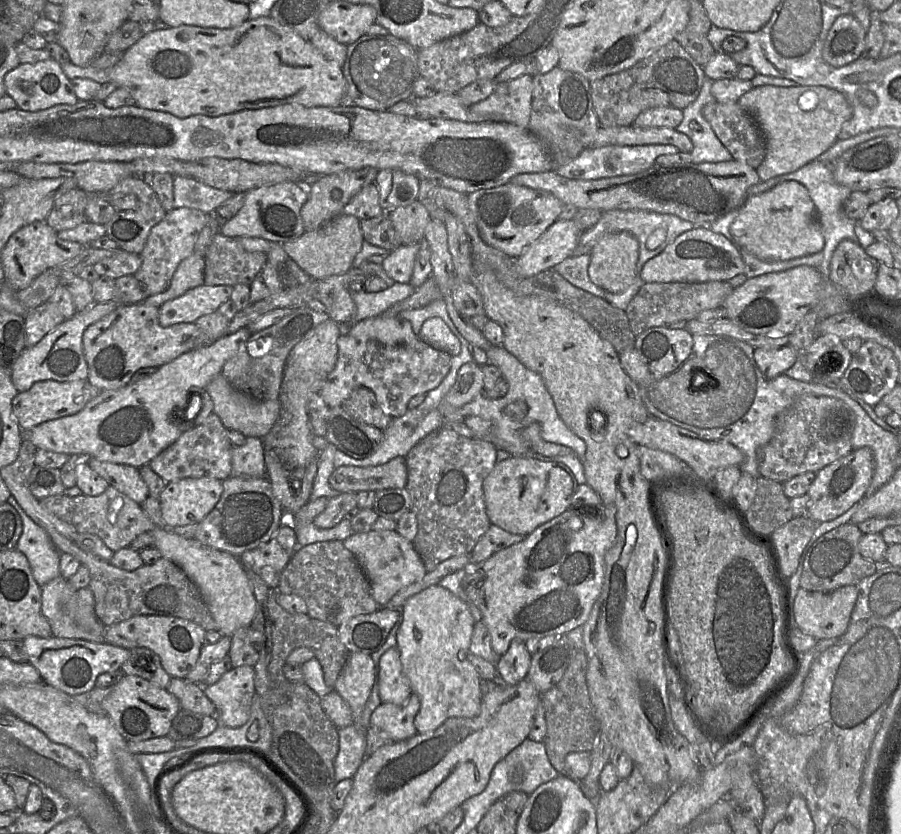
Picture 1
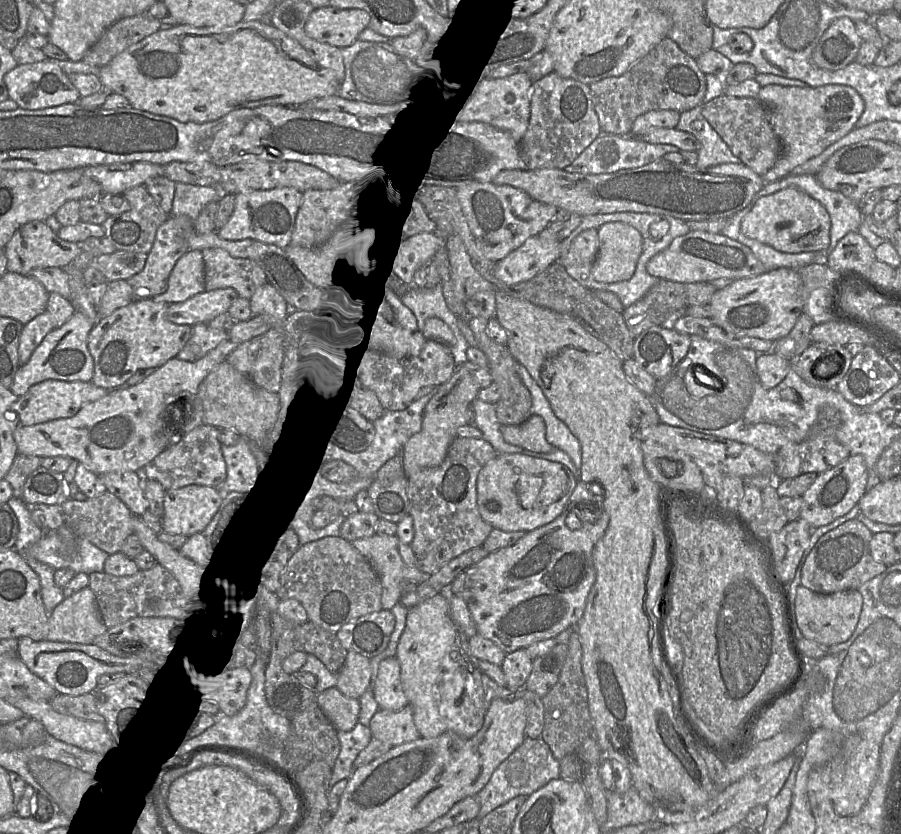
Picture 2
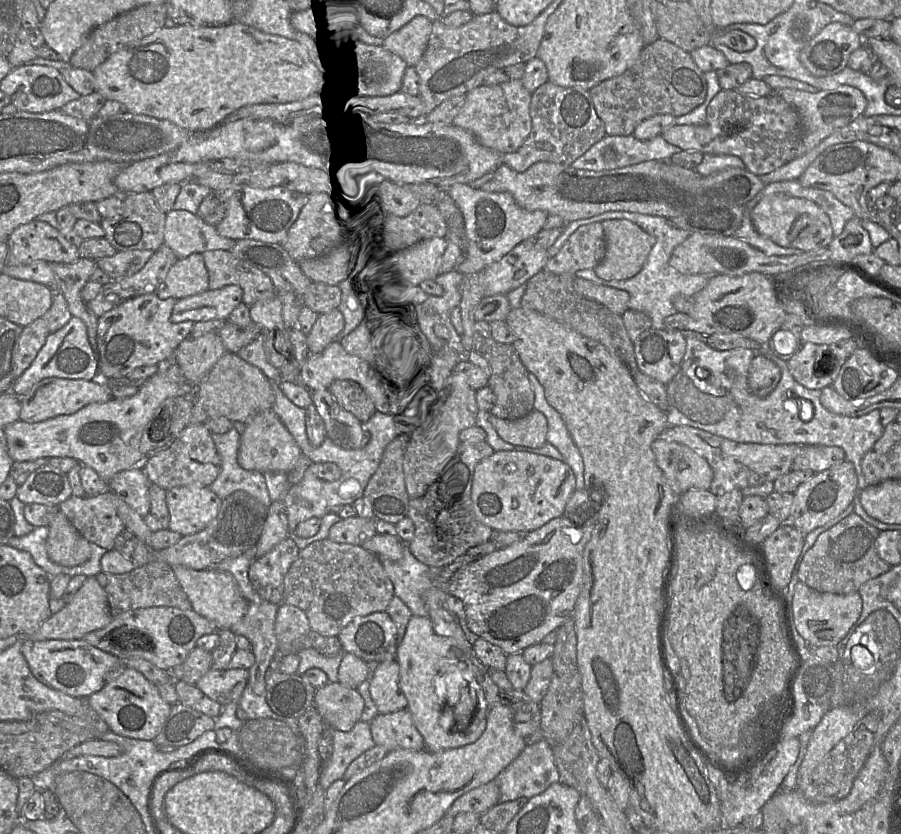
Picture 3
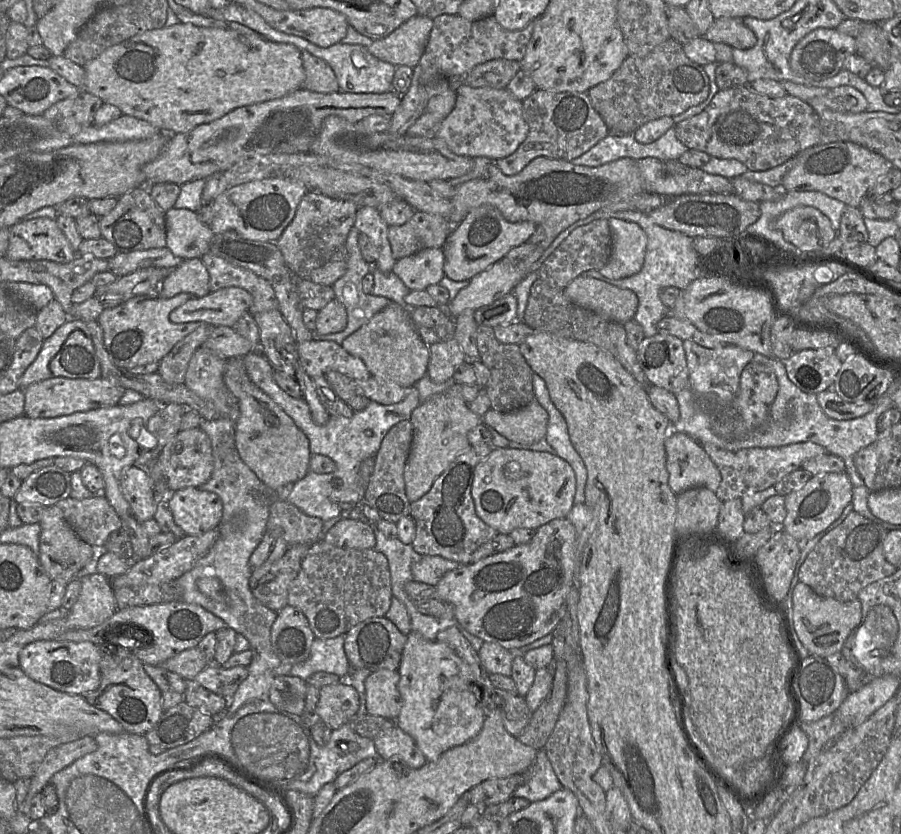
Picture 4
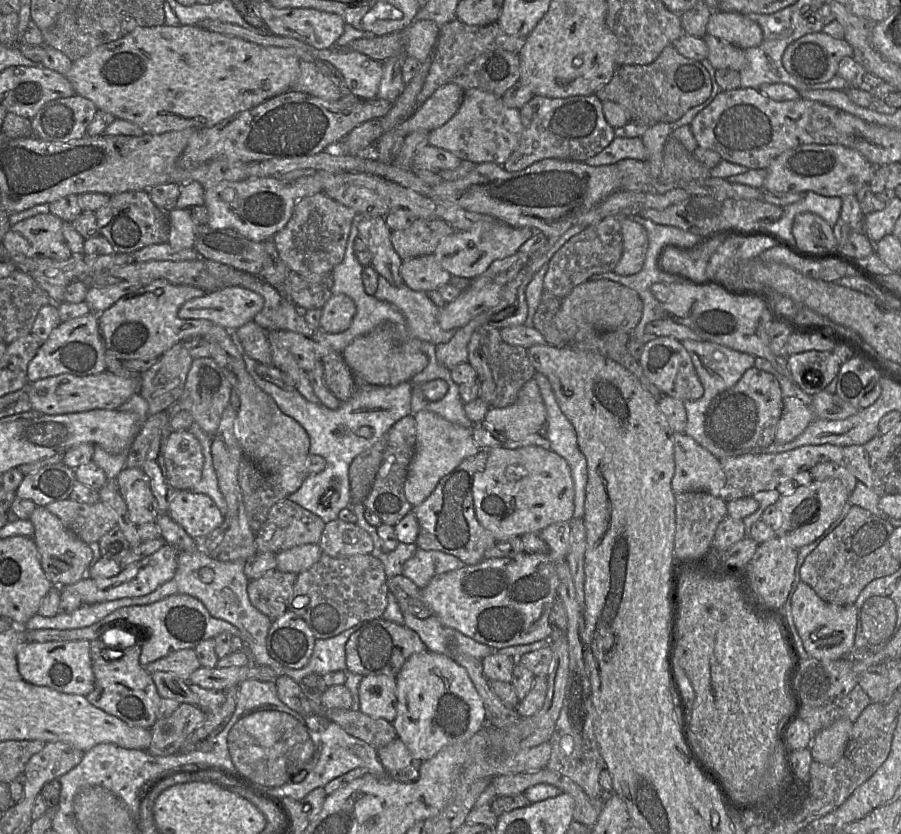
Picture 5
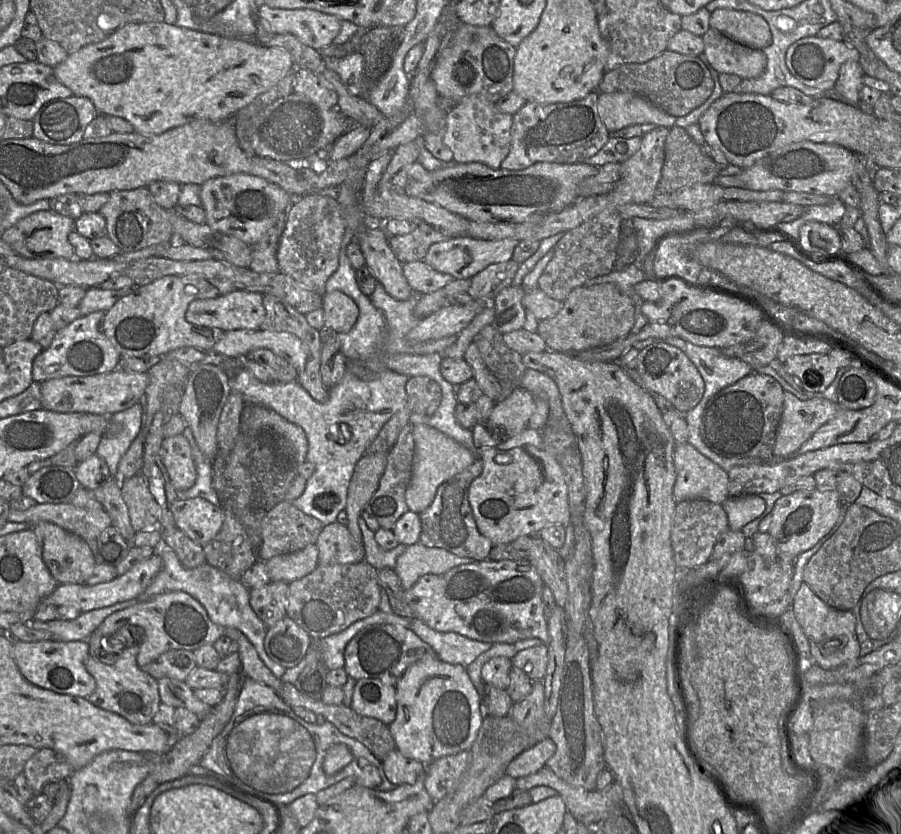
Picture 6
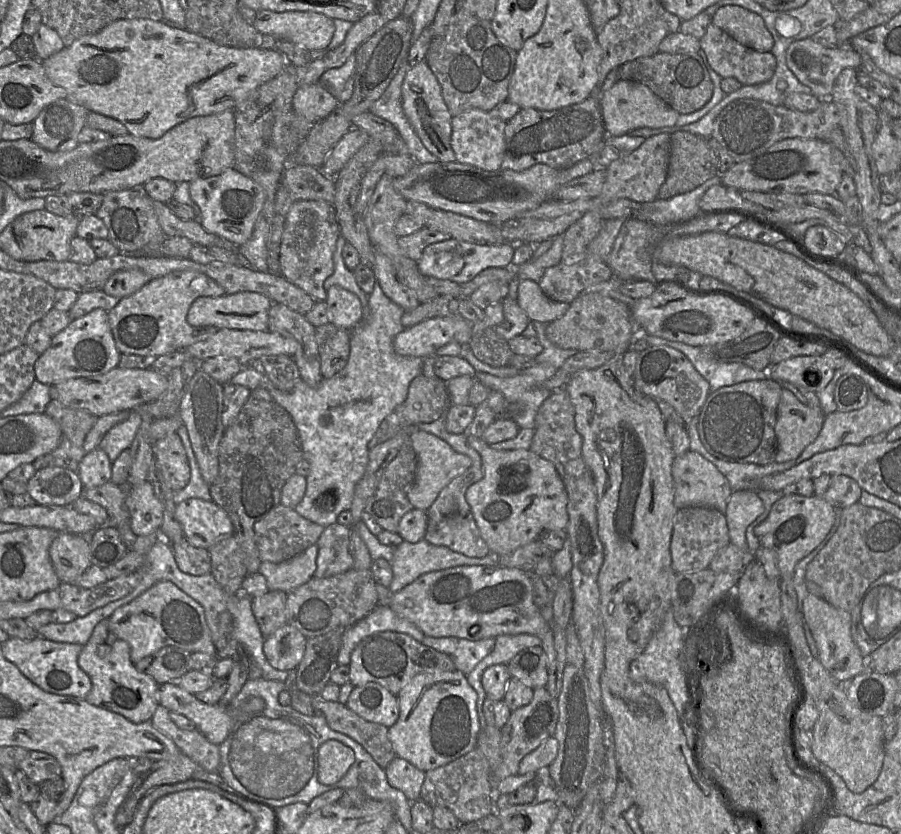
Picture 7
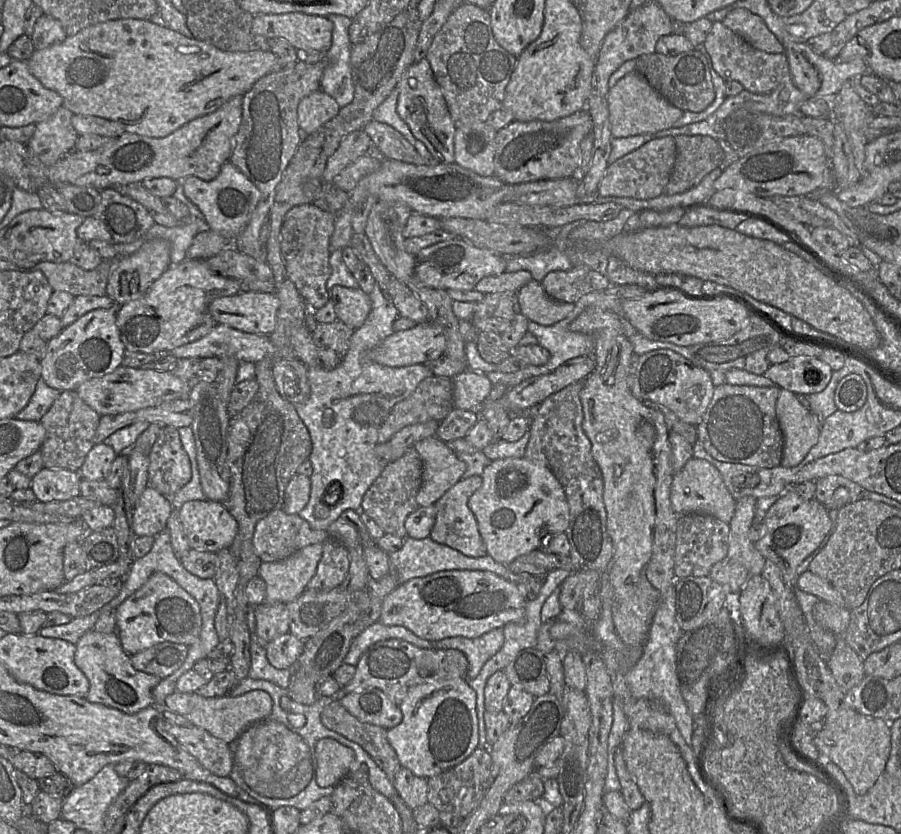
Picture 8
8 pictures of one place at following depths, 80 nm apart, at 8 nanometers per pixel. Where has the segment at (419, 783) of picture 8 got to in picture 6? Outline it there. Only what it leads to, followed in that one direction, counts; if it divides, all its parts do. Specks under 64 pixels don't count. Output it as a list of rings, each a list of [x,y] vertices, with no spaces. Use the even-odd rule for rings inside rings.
[[[396,748],[383,759],[382,765],[388,780],[396,785],[412,785],[420,776],[426,777],[426,765],[418,760],[410,759]]]

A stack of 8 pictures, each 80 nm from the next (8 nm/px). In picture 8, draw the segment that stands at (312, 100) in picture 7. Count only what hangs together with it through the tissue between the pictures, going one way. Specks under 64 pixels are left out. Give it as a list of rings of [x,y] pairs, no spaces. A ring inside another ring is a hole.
[[[321,89],[304,97],[298,107],[298,125],[307,136],[334,118],[340,110],[338,103]]]

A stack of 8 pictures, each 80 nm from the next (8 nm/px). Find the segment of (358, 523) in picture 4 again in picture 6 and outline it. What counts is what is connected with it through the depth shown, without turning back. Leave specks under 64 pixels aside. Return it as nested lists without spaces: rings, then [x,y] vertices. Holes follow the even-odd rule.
[[[338,521],[324,526],[315,543],[319,549],[319,564],[355,564],[364,560],[365,550],[361,543],[356,542],[348,527]]]

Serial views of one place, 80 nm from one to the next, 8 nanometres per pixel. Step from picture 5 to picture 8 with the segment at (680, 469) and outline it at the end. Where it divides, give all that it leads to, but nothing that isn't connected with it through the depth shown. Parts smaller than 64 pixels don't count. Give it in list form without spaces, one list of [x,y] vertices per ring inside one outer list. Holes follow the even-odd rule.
[[[694,456],[686,462],[680,471],[674,473],[670,501],[678,516],[703,513],[727,524],[730,523],[736,509],[736,500],[727,489],[719,470],[708,461]]]

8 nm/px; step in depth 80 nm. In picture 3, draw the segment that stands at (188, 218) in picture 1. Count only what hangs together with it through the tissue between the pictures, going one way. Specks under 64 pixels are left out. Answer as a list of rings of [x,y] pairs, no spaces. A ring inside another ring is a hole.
[[[165,243],[161,245],[138,272],[113,281],[108,300],[119,305],[129,298],[155,294],[164,283],[169,269],[178,260]]]

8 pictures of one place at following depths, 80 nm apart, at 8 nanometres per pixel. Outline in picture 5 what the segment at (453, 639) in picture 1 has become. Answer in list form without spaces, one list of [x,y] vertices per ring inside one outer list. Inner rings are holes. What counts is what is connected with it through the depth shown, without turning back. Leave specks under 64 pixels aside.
[[[423,651],[406,660],[396,677],[397,715],[392,725],[413,756],[429,760],[443,748],[468,741],[486,723],[483,702],[465,668],[452,657]]]

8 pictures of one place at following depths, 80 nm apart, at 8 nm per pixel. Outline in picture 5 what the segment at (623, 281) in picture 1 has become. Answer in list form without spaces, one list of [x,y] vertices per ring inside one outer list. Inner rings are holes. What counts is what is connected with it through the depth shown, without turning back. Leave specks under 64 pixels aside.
[[[629,217],[621,220],[623,252],[614,268],[619,275],[637,274],[643,268],[649,239],[646,229]]]

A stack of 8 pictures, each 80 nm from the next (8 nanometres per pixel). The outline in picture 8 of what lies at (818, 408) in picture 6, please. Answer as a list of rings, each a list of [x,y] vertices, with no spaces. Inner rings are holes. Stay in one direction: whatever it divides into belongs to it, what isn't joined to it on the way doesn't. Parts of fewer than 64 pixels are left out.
[[[786,389],[780,391],[776,414],[784,437],[781,466],[797,466],[819,440],[818,417],[799,402],[795,393]]]

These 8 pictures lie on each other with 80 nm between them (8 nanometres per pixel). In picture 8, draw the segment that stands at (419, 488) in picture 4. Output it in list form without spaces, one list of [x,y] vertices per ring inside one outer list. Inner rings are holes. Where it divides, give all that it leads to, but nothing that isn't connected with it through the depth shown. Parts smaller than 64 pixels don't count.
[[[436,436],[416,442],[414,448],[423,462],[423,481],[416,501],[420,507],[427,507],[461,480],[467,465]]]

